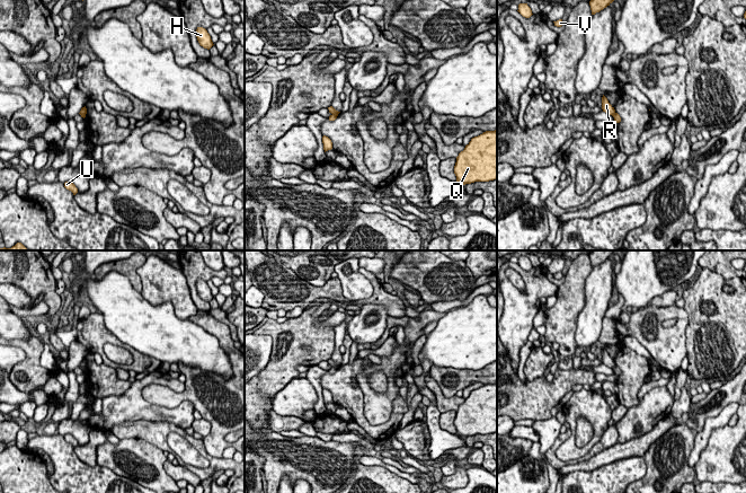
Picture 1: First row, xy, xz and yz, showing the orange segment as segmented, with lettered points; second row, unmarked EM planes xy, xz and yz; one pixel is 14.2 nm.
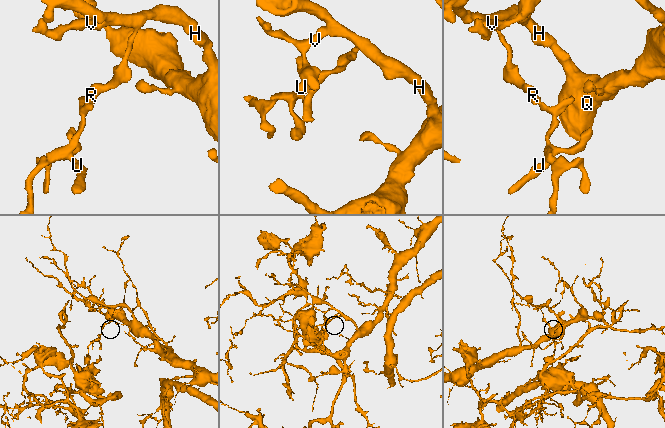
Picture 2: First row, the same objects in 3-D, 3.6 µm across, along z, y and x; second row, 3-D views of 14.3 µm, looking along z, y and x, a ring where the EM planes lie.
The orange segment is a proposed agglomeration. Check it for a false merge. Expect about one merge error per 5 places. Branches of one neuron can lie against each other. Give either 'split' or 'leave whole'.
split

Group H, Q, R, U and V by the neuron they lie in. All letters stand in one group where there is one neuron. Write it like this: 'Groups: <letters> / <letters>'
Groups: H Q R V / U

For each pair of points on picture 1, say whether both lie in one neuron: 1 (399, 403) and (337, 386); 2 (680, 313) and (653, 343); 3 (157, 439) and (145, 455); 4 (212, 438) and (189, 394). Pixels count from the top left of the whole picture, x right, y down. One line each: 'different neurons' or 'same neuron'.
1: same neuron
2: same neuron
3: different neurons
4: same neuron

